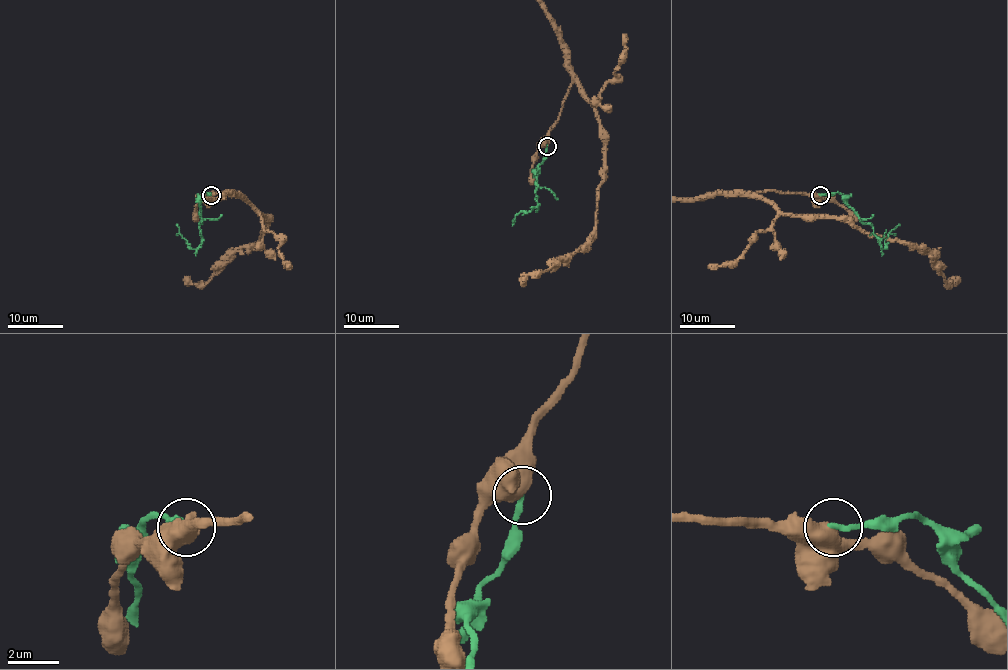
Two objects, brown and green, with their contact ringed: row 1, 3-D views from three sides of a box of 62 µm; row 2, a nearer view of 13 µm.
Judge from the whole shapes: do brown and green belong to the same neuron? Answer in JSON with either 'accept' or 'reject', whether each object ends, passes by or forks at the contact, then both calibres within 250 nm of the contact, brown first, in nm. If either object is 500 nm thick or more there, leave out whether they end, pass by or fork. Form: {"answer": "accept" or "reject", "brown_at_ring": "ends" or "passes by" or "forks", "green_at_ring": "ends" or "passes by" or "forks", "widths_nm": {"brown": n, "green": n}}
{"answer": "reject", "widths_nm": {"brown": 750, "green": 240}}

